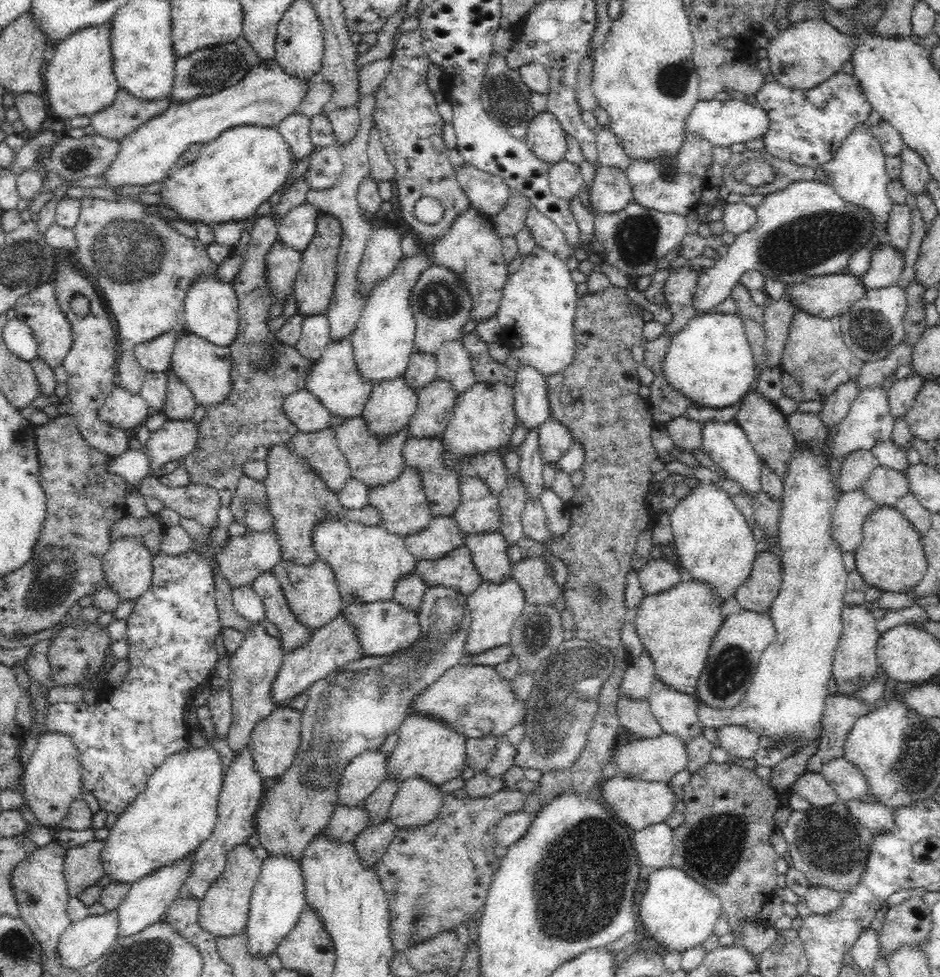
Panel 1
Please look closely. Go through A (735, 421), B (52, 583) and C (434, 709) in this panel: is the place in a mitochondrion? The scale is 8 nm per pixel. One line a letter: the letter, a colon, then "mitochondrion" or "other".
A: other
B: mitochondrion
C: other

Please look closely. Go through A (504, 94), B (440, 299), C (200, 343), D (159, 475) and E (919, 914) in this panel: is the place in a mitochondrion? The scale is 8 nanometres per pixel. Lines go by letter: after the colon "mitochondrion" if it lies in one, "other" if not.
A: mitochondrion
B: mitochondrion
C: other
D: other
E: other

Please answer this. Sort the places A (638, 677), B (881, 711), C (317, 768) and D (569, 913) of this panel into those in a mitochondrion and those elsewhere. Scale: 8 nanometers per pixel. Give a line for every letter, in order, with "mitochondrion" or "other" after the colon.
A: other
B: other
C: mitochondrion
D: mitochondrion

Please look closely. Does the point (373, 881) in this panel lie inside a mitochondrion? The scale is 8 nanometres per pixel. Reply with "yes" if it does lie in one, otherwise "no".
no

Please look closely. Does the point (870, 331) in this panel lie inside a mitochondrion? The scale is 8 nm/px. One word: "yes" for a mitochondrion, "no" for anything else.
yes

